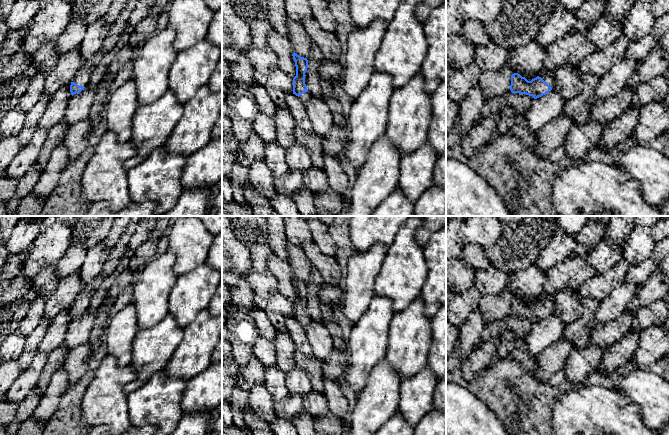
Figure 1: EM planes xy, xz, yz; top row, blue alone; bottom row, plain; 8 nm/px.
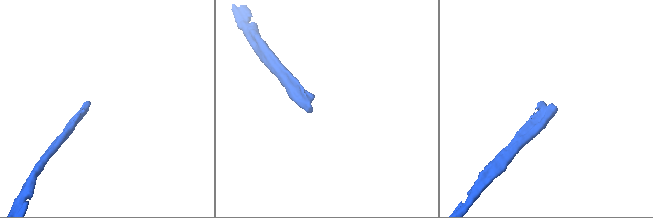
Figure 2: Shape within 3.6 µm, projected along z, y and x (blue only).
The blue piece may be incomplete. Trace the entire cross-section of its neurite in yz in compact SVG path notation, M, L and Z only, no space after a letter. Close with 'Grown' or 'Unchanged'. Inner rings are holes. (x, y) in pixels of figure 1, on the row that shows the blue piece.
M543 72L531 81L522 77L518 73L511 76L510 90L512 93L526 94L537 99L543 95L548 94L555 85L555 73Z. Grown

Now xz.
M292 54L296 66L296 76L293 78L293 94L298 96L303 103L310 101L313 95L308 91L305 84L305 73L308 68L307 58Z. Grown

